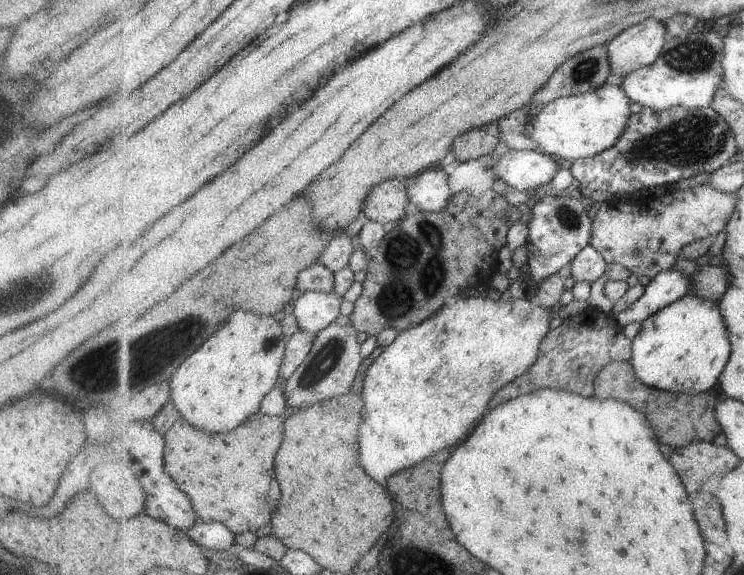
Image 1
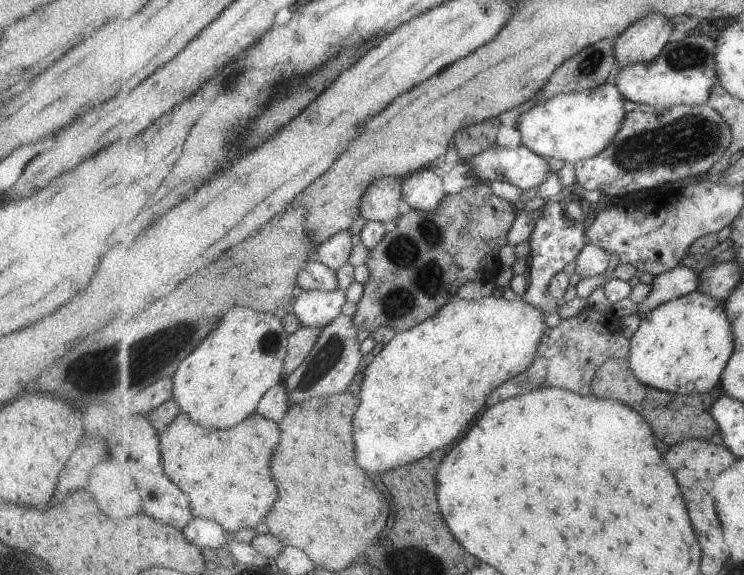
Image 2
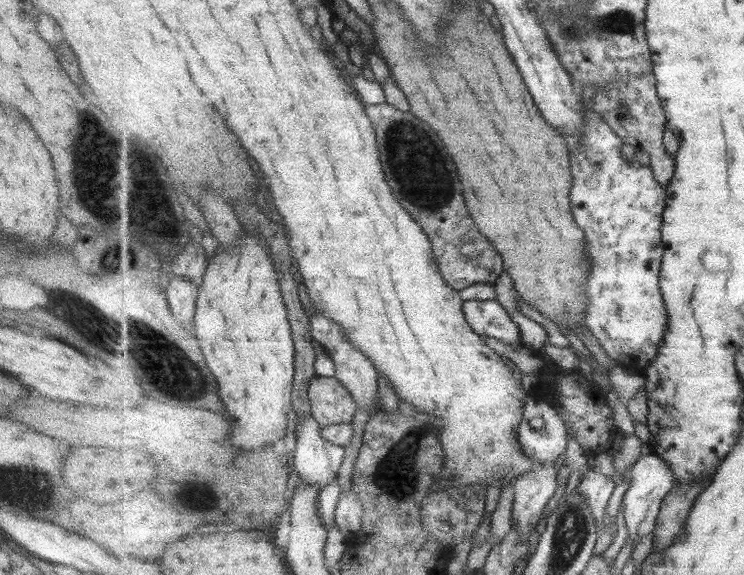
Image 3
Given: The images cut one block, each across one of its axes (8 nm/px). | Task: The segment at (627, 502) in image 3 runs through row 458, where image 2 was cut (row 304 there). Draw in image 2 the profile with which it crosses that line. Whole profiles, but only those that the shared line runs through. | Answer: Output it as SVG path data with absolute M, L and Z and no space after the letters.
M681 265L656 276L651 282L649 294L639 303L637 316L642 320L649 312L653 312L658 306L694 293L698 290L700 273Z

